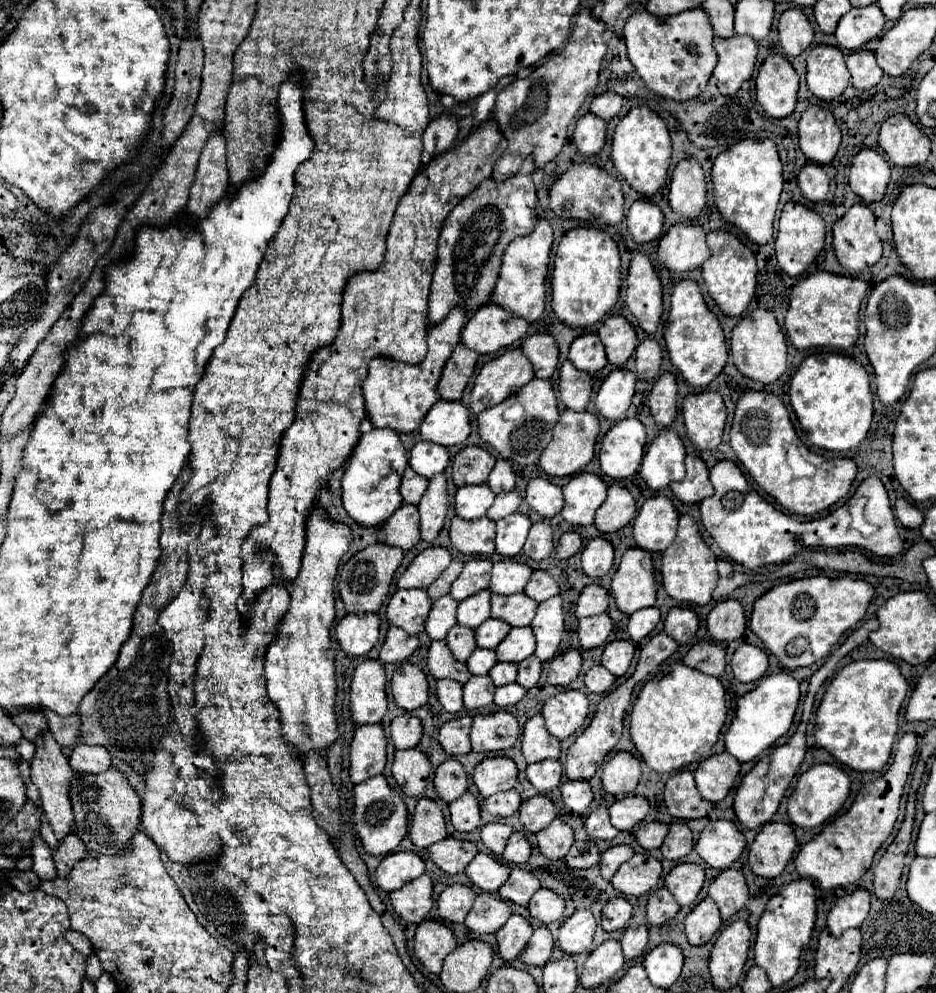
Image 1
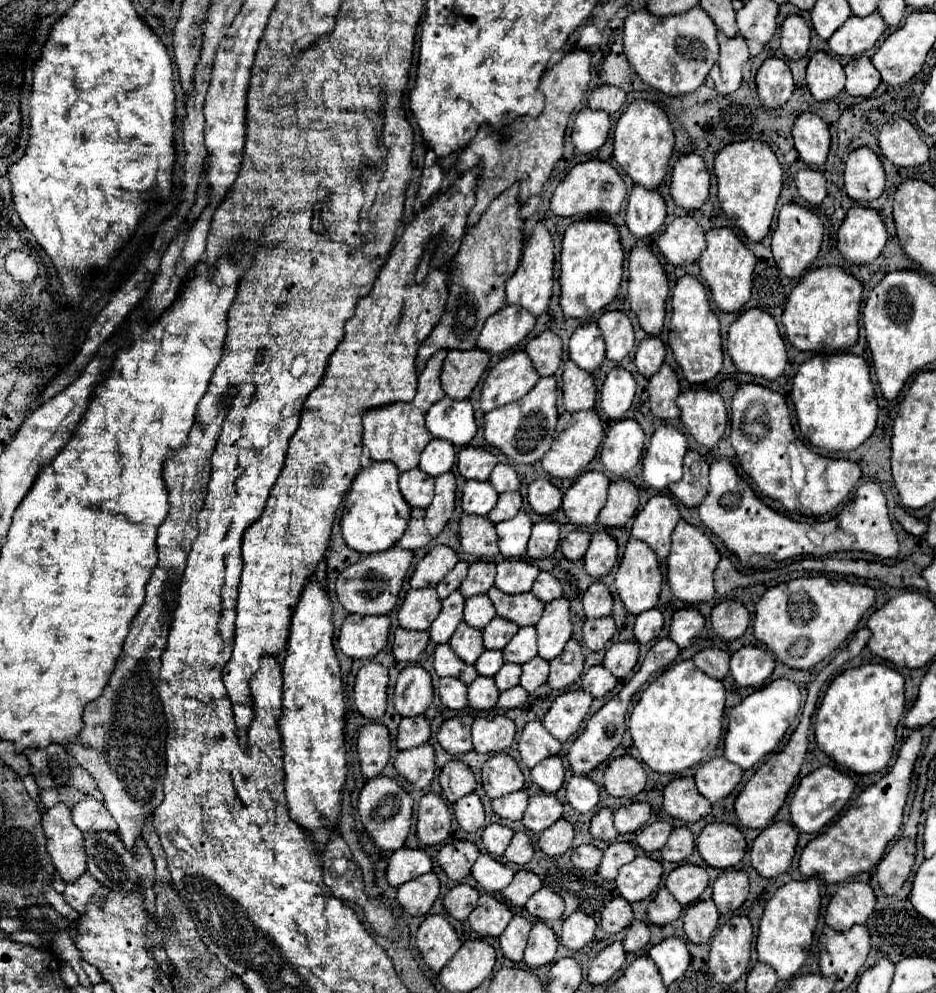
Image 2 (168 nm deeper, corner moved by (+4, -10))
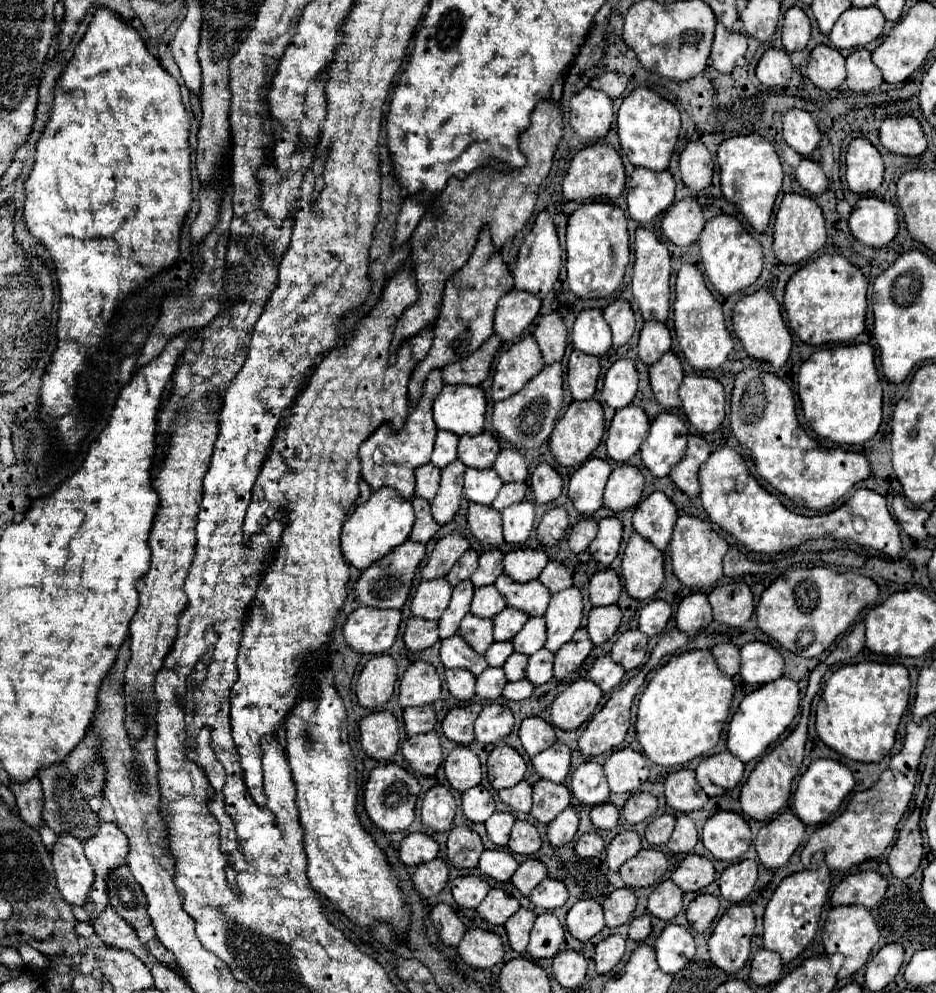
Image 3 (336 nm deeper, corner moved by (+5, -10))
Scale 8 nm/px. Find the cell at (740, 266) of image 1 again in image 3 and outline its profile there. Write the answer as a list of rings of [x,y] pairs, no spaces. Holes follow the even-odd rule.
[[[732,215],[712,217],[706,223],[698,243],[700,243],[700,257],[702,257],[702,263],[706,269],[706,277],[710,279],[714,289],[720,291],[720,295],[728,297],[728,295],[738,293],[756,283],[756,279],[762,271],[764,253],[762,253],[760,243],[744,229],[744,225],[736,217],[732,217]]]

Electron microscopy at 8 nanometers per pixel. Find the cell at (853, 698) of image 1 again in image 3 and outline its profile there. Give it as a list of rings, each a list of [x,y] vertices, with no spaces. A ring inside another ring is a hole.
[[[862,661],[844,665],[824,685],[816,707],[816,731],[830,749],[852,761],[880,761],[896,741],[898,723],[908,707],[908,695],[910,677],[902,663]]]

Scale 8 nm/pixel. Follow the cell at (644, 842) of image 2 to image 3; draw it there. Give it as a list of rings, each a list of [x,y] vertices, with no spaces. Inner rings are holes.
[[[660,815],[650,821],[644,837],[652,845],[666,845],[672,831],[674,831],[674,815]]]

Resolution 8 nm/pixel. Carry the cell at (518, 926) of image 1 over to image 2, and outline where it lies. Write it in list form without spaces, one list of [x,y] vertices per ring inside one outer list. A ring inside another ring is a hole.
[[[515,915],[511,919],[511,923],[507,925],[507,929],[501,933],[499,937],[499,945],[501,945],[501,951],[507,959],[519,963],[523,959],[523,951],[527,947],[527,937],[529,937],[529,931],[531,931],[531,923],[521,917],[521,915]]]

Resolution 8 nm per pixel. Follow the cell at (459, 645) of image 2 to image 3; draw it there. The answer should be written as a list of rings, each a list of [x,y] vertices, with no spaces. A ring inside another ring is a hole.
[[[468,613],[460,623],[458,635],[464,637],[468,645],[472,645],[472,649],[476,649],[478,653],[486,653],[486,649],[494,643],[492,629],[494,629],[492,619],[484,619],[484,617]]]

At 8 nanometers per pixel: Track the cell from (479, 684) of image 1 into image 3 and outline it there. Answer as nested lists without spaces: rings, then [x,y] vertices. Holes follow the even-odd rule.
[[[488,667],[484,673],[478,675],[476,683],[476,695],[482,701],[494,701],[502,695],[502,689],[506,685],[506,675],[502,667]]]

